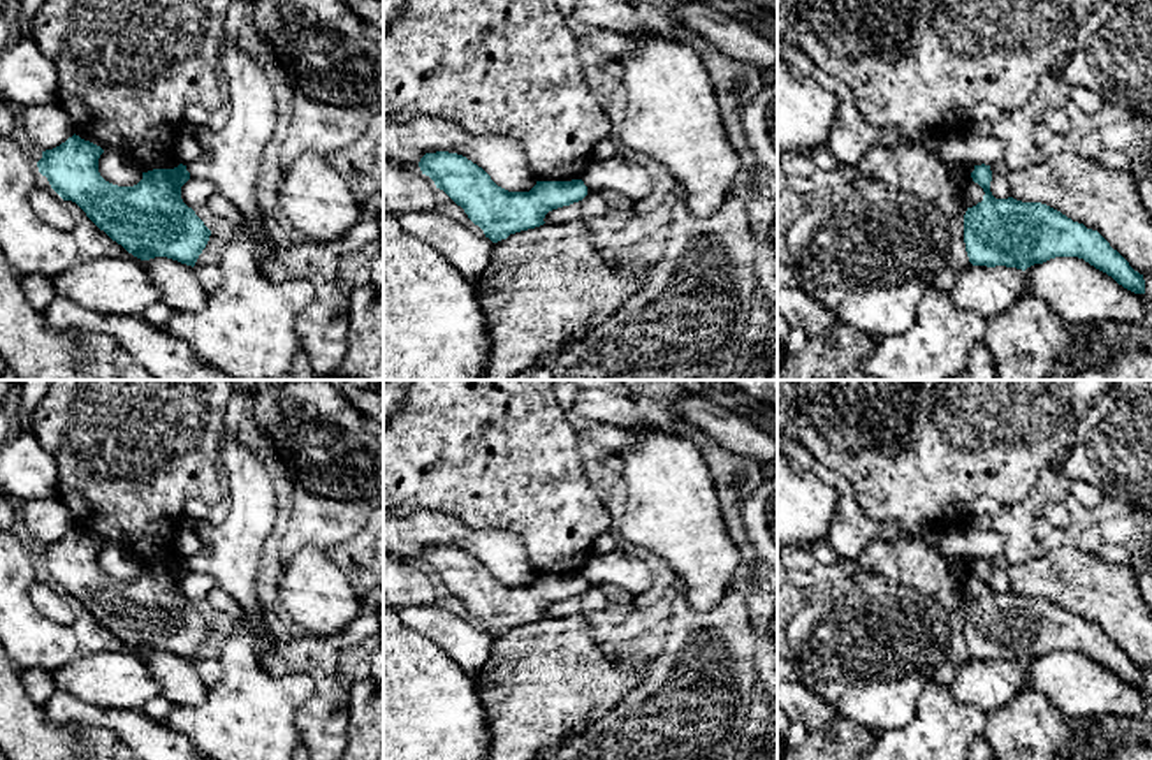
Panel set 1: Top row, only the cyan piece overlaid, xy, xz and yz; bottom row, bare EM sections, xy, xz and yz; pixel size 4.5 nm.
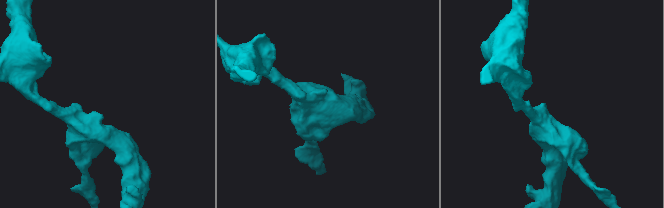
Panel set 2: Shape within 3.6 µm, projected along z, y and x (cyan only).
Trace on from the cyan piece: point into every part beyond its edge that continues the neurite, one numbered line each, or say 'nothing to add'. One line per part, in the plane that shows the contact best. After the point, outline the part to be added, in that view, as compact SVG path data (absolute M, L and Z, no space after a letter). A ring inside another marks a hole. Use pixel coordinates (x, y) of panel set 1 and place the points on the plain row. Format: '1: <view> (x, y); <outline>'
nothing to add

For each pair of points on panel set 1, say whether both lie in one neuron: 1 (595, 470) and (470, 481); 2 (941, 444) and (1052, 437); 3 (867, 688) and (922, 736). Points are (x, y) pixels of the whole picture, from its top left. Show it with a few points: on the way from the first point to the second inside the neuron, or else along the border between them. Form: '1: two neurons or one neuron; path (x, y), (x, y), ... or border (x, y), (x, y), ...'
1: two neurons; border (586, 453), (586, 472), (600, 491)
2: one neuron; path (969, 437), (1024, 437)
3: two neurons; border (927, 688), (920, 708), (903, 725), (874, 734)

